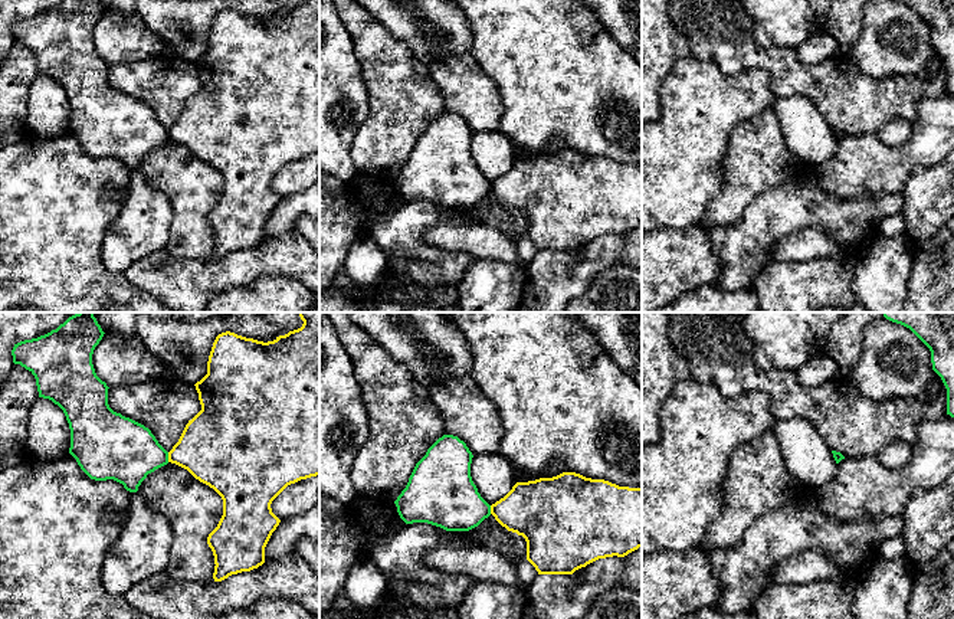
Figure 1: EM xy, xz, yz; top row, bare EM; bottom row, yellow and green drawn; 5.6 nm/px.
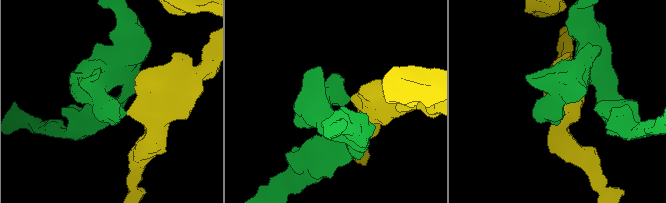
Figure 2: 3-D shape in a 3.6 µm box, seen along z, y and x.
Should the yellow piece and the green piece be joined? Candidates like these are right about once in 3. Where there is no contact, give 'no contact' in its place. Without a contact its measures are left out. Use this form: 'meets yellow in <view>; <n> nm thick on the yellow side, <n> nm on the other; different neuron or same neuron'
meets yellow in xy; 380 nm thick on the yellow side, 360 nm on the other; different neuron

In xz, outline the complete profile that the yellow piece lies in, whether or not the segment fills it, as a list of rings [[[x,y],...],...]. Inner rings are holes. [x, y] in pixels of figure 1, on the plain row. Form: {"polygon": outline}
{"polygon": [[[563,150],[553,155],[517,160],[504,176],[491,183],[491,191],[508,209],[525,216],[527,238],[538,252],[573,252],[599,236],[624,235],[642,225],[642,164],[619,164],[604,157]]]}

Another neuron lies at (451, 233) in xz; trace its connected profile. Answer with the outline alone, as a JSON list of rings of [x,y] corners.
[[[446,209],[439,223],[423,235],[423,240],[443,252],[465,252],[481,261],[525,265],[517,253],[517,242],[485,223],[463,222],[459,209]]]

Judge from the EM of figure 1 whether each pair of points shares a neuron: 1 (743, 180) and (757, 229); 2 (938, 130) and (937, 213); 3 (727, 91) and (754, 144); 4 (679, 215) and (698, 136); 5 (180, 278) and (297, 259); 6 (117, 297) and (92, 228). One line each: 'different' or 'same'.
1: different
2: different
3: different
4: same
5: same
6: same

